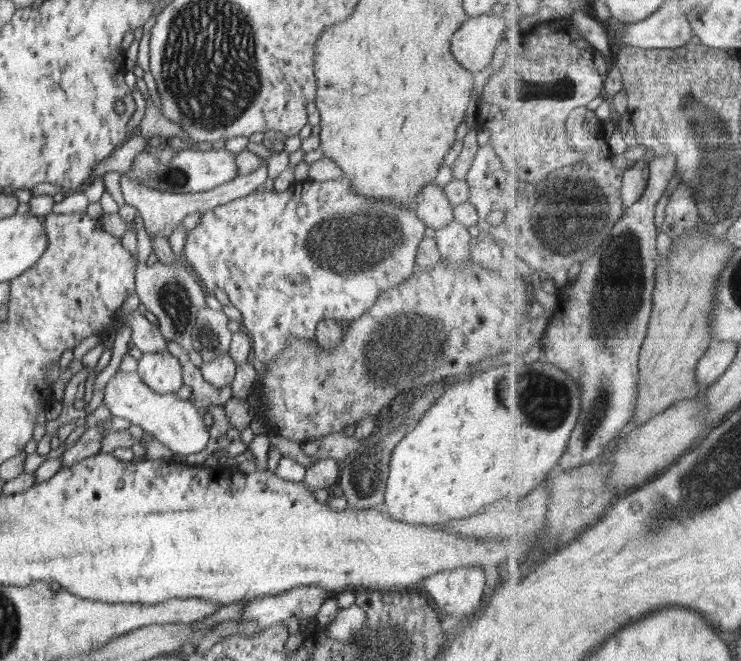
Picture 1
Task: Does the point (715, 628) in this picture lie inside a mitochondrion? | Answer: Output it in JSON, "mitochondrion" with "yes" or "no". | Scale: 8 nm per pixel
{"mitochondrion":"no"}

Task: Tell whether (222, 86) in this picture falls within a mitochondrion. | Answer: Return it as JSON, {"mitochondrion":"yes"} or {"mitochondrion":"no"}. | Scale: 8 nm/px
{"mitochondrion":"yes"}

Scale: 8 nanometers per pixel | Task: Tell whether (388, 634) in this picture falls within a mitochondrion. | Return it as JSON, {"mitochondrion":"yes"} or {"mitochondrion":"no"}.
{"mitochondrion":"yes"}

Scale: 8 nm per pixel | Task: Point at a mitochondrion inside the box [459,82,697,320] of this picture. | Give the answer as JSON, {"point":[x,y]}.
{"point":[567,221]}

